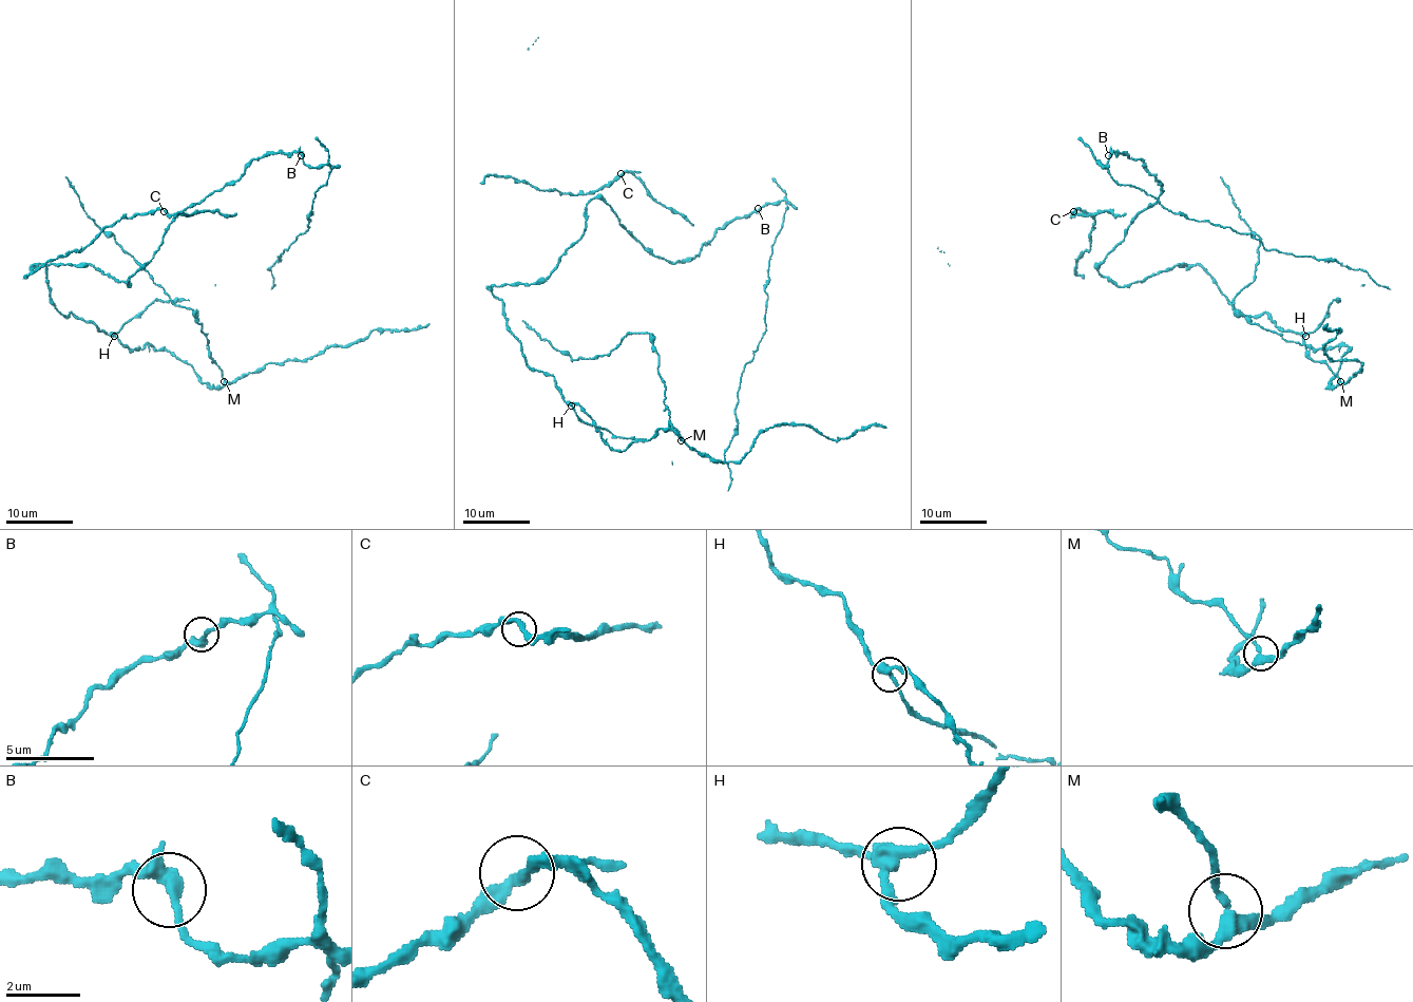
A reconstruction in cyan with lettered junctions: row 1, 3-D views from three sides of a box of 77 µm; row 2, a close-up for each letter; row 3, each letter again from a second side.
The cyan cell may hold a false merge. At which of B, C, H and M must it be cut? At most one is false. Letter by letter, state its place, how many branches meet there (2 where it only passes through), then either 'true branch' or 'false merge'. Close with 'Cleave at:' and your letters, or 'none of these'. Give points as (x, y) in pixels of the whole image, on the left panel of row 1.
B: (301, 155) | 3 | true branch
C: (164, 211) | 3 | true branch
H: (114, 336) | 3 | true branch
M: (224, 381) | 3 | false merge
Cleave at: M

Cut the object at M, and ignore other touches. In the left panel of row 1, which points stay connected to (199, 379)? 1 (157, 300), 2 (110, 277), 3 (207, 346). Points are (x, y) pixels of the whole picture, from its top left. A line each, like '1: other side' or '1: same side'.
1: same side
2: same side
3: other side

